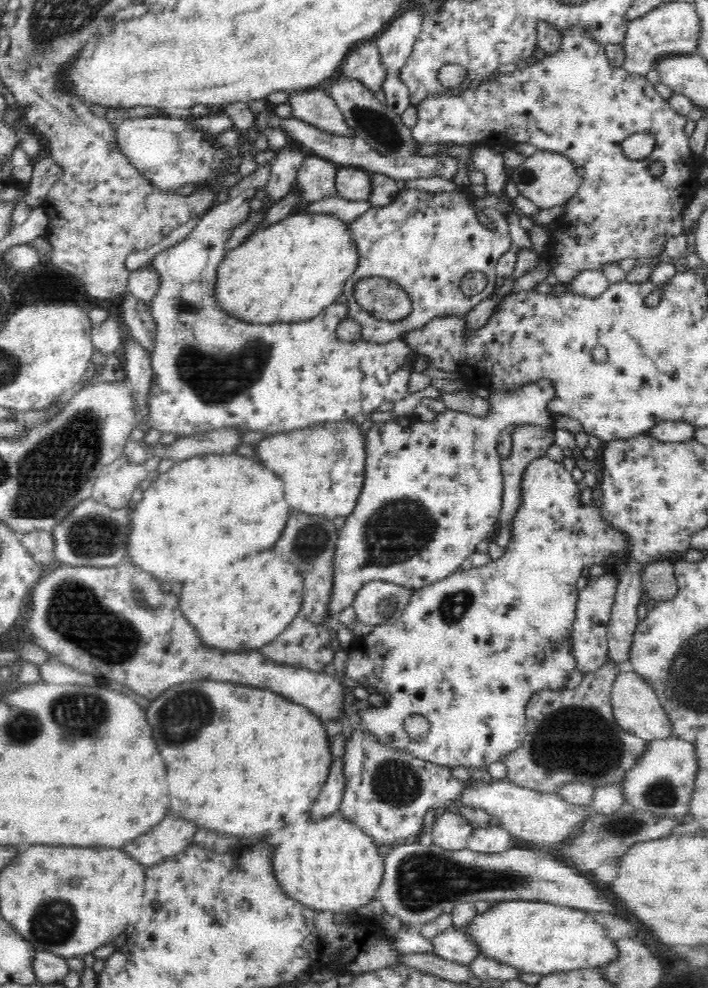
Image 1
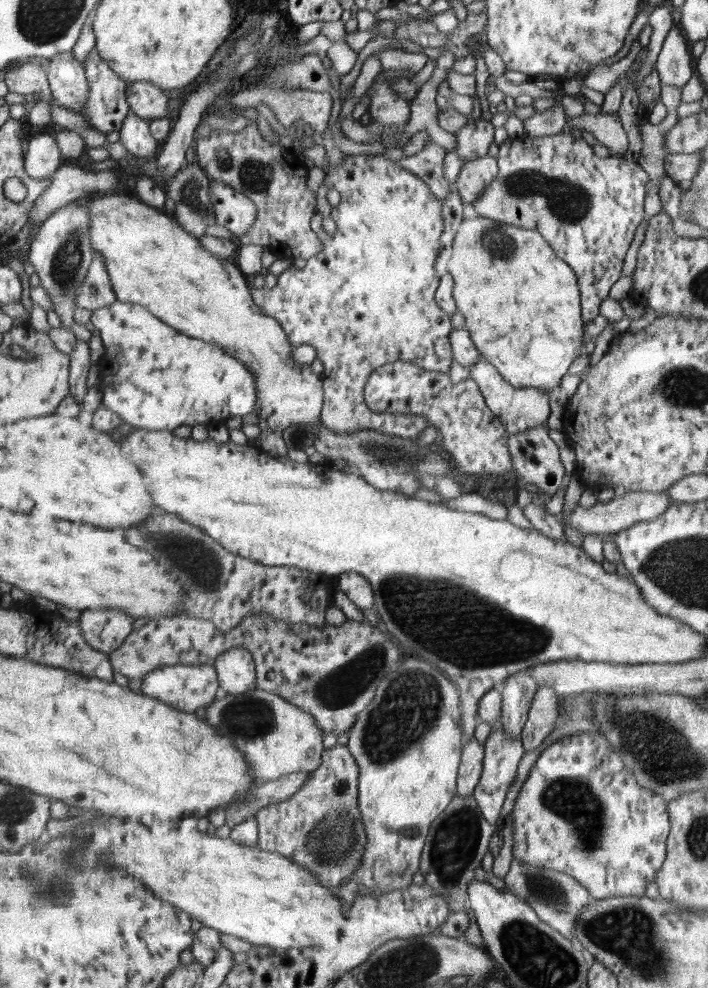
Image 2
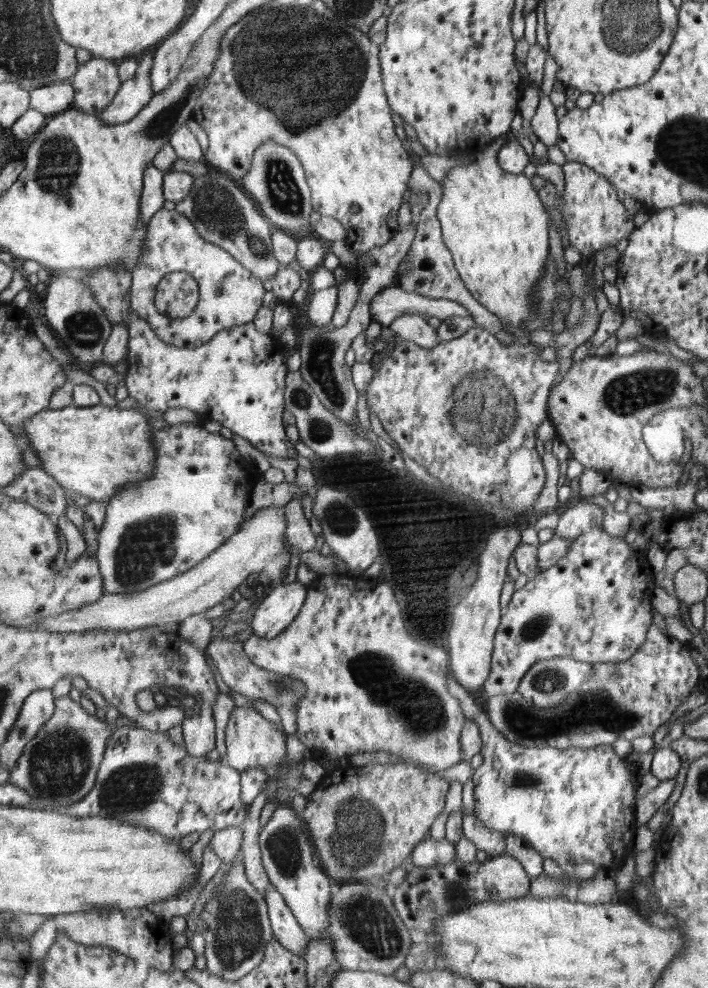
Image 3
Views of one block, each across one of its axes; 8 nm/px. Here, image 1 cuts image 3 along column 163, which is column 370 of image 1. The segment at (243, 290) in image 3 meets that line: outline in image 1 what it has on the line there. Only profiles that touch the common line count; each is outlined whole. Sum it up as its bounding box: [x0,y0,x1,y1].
[343,188,515,343]

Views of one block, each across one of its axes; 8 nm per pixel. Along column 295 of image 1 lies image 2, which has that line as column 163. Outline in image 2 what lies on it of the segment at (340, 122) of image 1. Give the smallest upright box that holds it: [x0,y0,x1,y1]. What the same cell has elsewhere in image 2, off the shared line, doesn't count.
[127,81,169,120]

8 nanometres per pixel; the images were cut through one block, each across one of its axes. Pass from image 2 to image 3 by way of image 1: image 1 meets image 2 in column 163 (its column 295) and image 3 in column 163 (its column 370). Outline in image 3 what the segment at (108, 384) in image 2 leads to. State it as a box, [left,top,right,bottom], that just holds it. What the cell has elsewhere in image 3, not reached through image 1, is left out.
[125,311,298,458]

